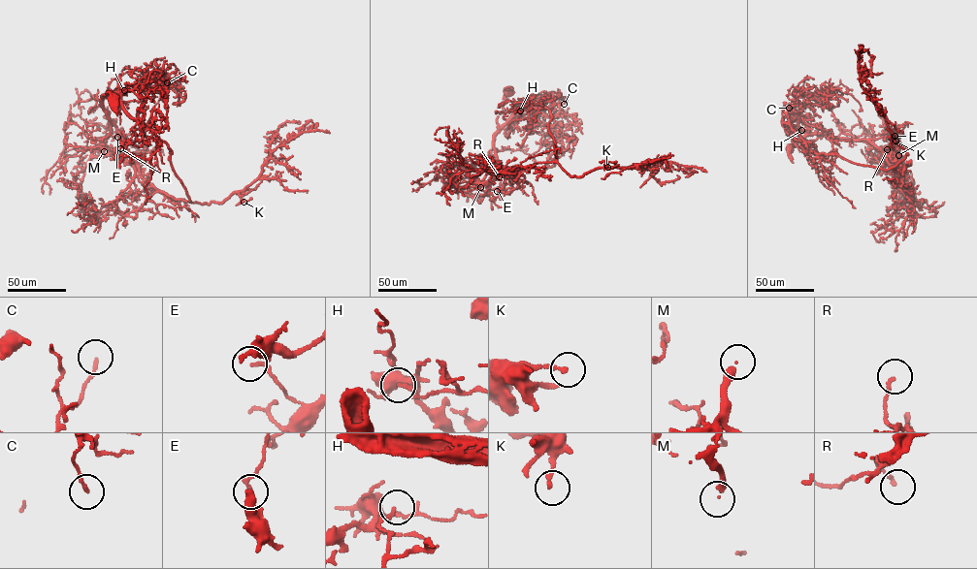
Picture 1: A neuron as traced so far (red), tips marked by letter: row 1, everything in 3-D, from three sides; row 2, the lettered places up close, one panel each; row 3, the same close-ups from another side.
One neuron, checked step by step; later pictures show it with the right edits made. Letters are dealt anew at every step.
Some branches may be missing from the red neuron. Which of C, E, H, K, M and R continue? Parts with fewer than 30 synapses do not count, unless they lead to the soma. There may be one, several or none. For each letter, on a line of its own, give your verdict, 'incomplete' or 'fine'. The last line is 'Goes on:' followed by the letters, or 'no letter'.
C: fine
E: fine
H: fine
K: fine
M: incomplete
R: fine
Goes on: M

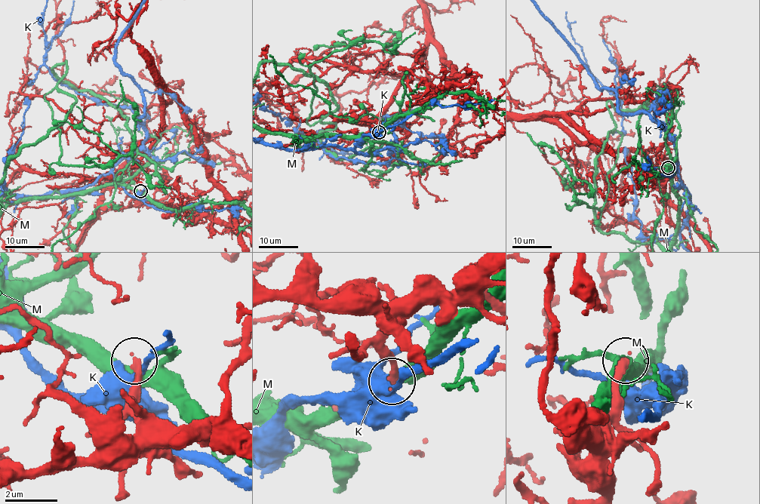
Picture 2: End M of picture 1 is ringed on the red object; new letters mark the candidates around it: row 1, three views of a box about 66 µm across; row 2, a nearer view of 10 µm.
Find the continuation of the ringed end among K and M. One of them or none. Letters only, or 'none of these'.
none of these

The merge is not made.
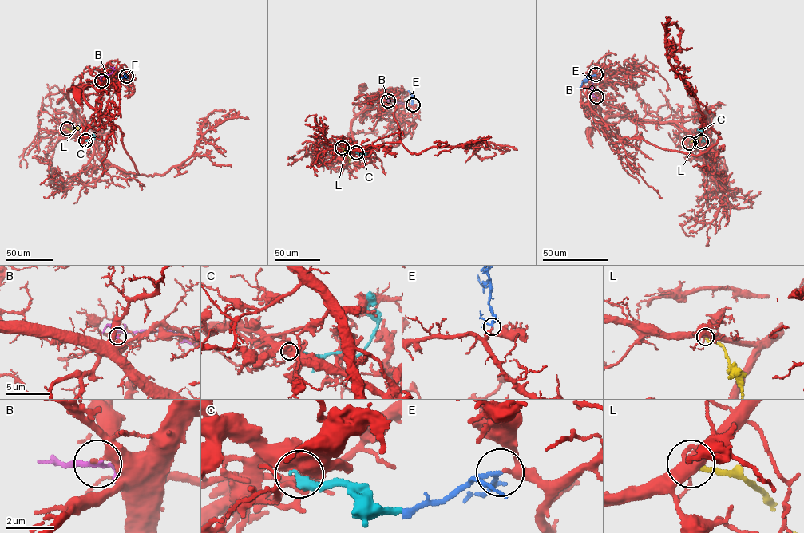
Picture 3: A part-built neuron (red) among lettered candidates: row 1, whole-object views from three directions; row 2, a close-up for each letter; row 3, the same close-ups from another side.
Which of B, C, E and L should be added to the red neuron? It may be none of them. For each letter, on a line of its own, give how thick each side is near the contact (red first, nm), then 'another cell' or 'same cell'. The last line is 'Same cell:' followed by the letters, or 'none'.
B: 400/170 nm | another cell
C: 700/400 nm | another cell
E: 240/110 nm | same cell
L: 440/260 nm | another cell
Same cell: E

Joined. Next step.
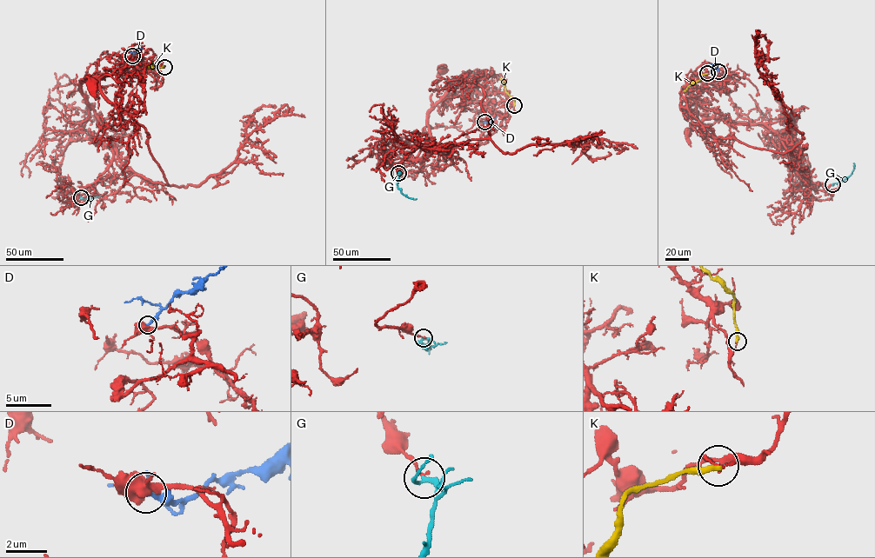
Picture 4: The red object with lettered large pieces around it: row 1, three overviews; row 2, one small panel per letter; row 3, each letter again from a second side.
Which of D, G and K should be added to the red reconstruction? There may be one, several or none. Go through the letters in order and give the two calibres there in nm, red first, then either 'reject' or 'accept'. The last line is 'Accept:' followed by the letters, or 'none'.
D: 500/190 nm | reject
G: 130/180 nm | reject
K: 120/240 nm | reject
Accept: none

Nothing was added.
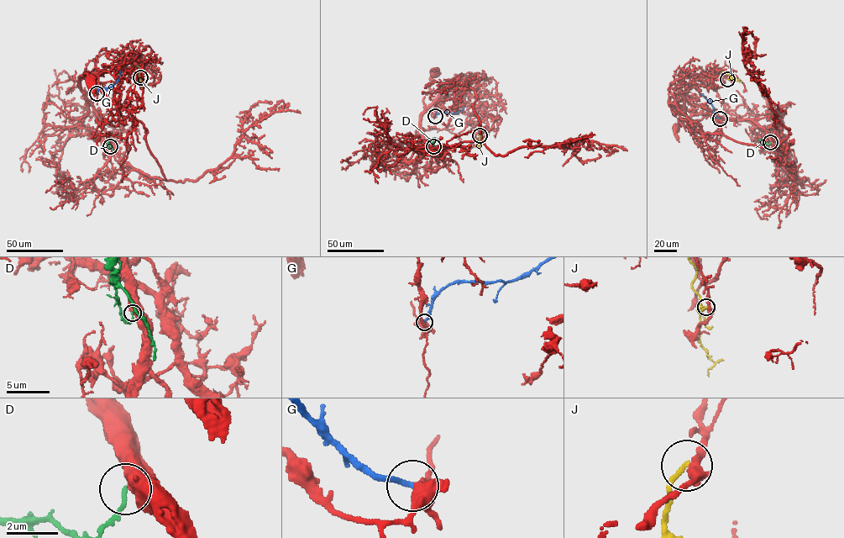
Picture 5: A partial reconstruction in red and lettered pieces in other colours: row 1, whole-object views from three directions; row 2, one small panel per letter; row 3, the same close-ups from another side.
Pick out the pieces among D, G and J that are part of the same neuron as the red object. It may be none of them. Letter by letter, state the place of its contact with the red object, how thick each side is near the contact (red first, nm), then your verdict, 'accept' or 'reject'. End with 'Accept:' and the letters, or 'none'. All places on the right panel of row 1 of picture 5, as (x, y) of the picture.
D: (770, 142) | 650/130 nm | accept
G: (720, 118) | 440/200 nm | reject
J: (727, 79) | 340/170 nm | reject
Accept: D

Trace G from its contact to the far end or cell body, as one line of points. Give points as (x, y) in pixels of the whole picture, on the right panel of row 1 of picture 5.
G: (720, 118), (701, 94)

